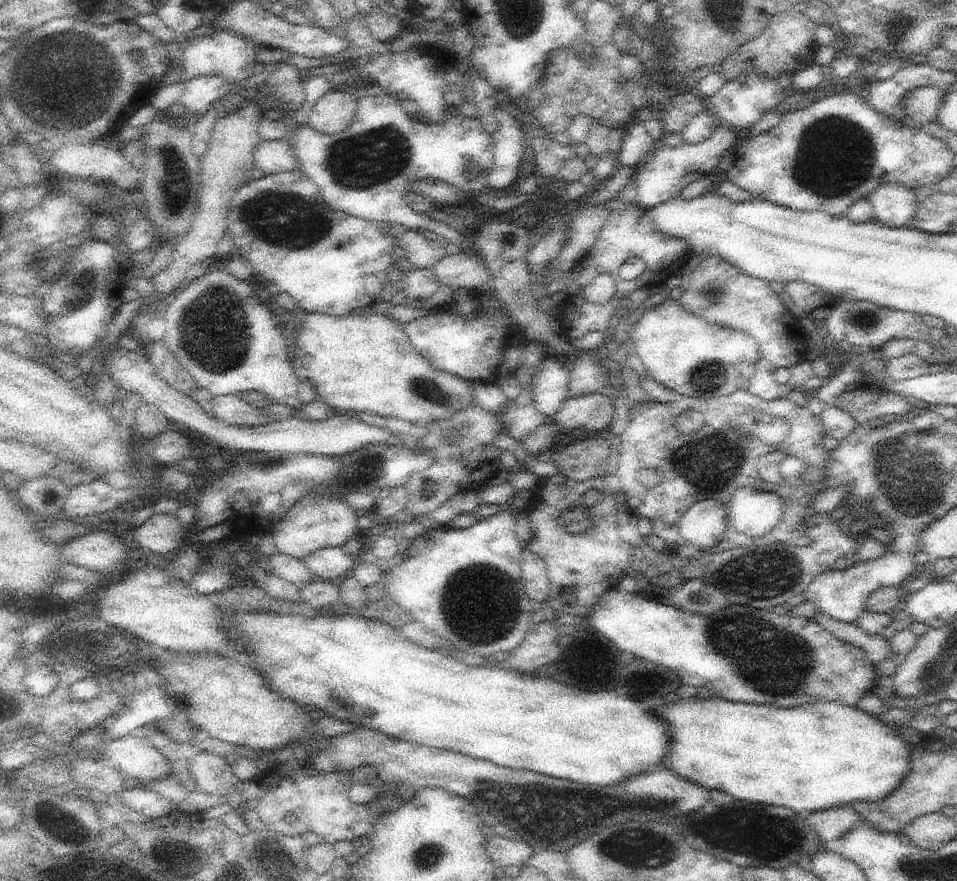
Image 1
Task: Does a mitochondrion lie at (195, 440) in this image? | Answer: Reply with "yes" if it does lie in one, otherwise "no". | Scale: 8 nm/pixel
no

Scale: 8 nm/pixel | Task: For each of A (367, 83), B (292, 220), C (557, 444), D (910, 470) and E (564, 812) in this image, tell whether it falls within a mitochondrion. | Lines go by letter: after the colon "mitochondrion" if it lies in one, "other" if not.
A: other
B: mitochondrion
C: other
D: mitochondrion
E: mitochondrion

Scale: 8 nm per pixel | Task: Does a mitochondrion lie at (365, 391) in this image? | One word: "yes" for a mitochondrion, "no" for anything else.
no

